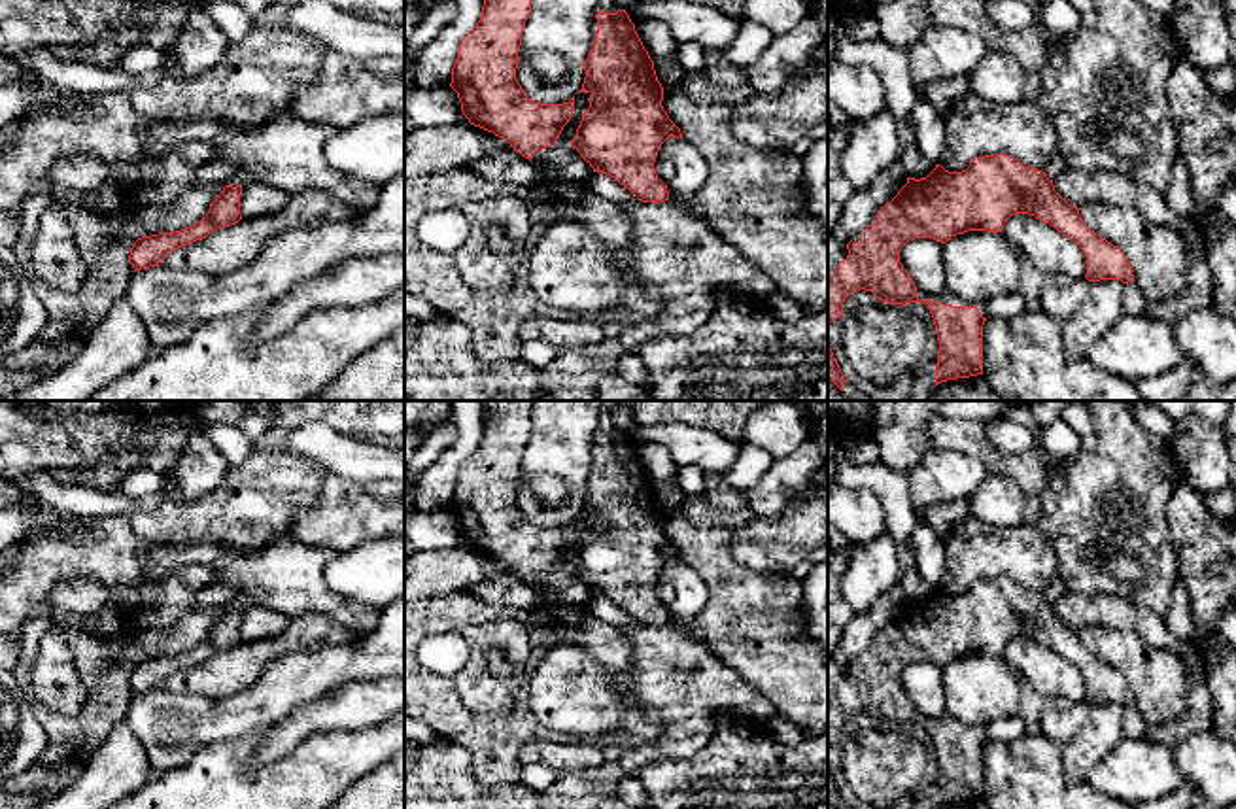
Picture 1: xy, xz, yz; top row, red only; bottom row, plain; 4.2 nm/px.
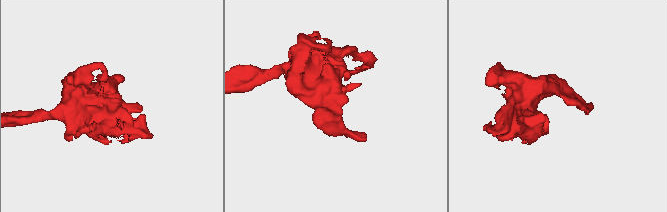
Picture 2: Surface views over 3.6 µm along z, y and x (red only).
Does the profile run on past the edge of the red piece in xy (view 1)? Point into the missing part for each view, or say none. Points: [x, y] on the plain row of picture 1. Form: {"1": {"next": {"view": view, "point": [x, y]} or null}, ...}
{"1": {"next": null}}

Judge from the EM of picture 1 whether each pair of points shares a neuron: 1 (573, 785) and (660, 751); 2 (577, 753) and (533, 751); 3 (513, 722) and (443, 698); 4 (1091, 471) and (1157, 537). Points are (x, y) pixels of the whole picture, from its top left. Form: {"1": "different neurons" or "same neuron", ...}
{"1": "same neuron", "2": "same neuron", "3": "same neuron", "4": "same neuron"}

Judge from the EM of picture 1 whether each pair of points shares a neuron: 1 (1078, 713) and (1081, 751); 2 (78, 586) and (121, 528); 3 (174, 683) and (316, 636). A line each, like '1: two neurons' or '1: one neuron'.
1: two neurons
2: two neurons
3: one neuron

